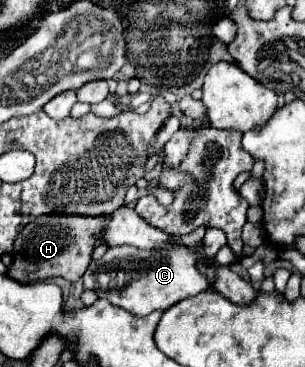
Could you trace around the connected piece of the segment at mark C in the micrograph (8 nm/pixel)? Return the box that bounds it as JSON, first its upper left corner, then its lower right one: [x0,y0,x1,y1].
[84,228,227,316]

